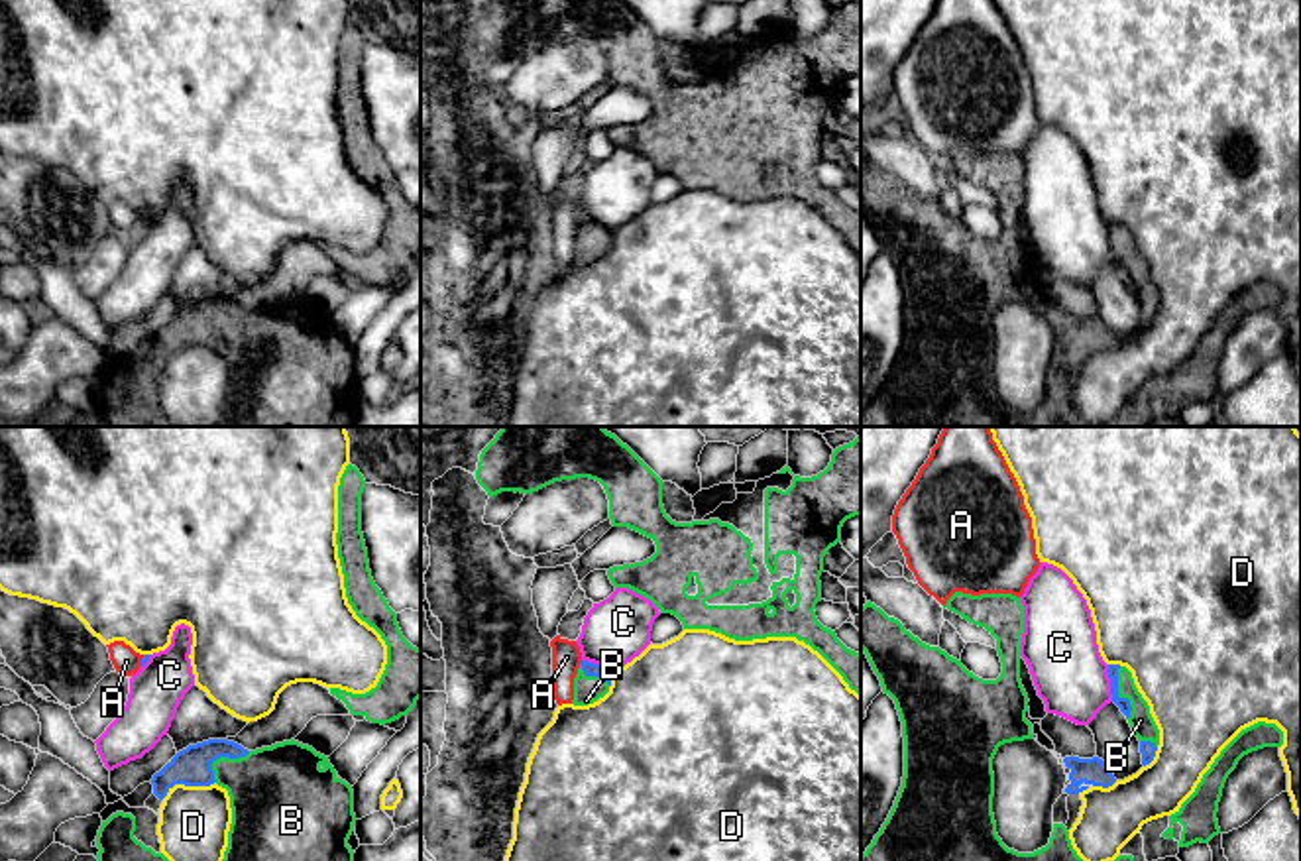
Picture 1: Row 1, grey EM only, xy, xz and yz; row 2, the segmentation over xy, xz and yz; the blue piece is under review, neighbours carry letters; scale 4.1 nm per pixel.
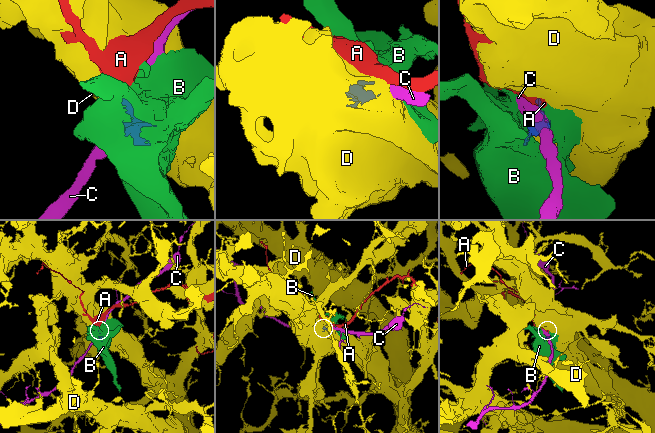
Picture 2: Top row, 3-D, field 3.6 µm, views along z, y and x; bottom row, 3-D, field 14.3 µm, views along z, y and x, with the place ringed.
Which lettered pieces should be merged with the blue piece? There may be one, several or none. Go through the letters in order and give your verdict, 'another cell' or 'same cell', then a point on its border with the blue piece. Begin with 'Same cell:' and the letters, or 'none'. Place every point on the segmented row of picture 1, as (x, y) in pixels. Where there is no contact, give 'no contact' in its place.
Same cell: B
A: another cell; meets blue in xy at (142, 661)
B: same cell; meets blue in yz at (1117, 694)
C: another cell; meets blue in yz at (1111, 683)
D: another cell; meets blue in xy at (187, 785)

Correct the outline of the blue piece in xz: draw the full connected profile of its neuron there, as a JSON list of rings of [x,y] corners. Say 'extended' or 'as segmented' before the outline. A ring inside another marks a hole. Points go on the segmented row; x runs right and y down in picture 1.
extended | [[[582,660],[574,678],[574,706],[588,706],[597,702],[609,692],[611,670],[601,664]]]

